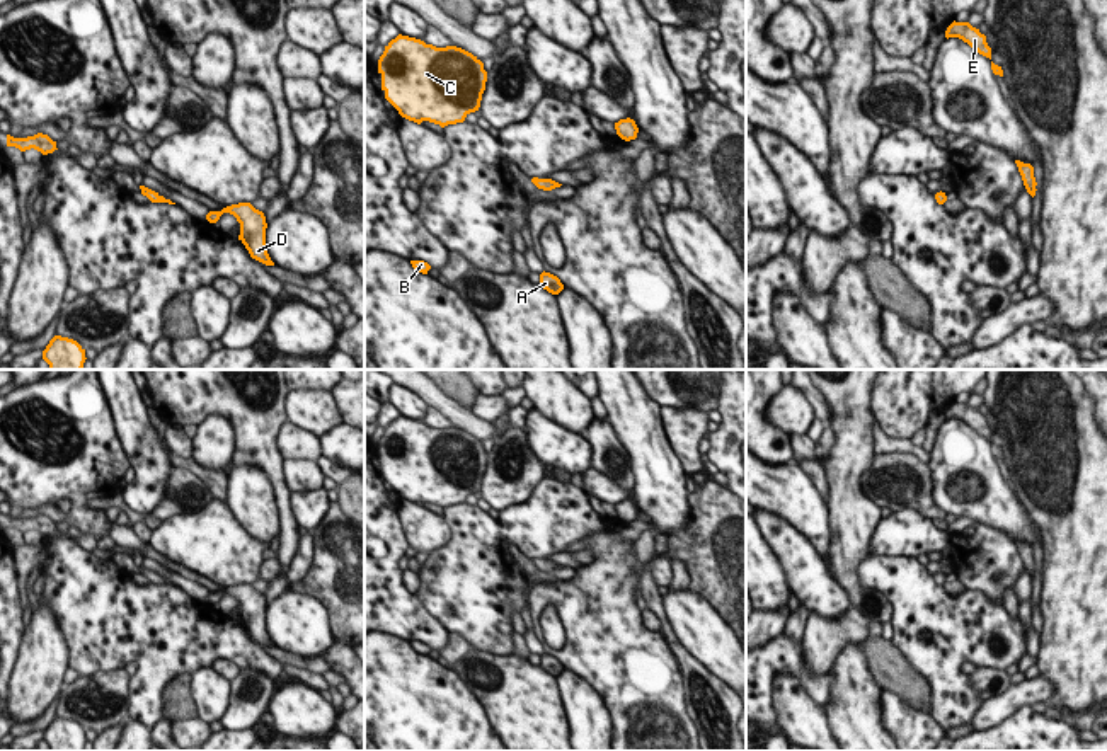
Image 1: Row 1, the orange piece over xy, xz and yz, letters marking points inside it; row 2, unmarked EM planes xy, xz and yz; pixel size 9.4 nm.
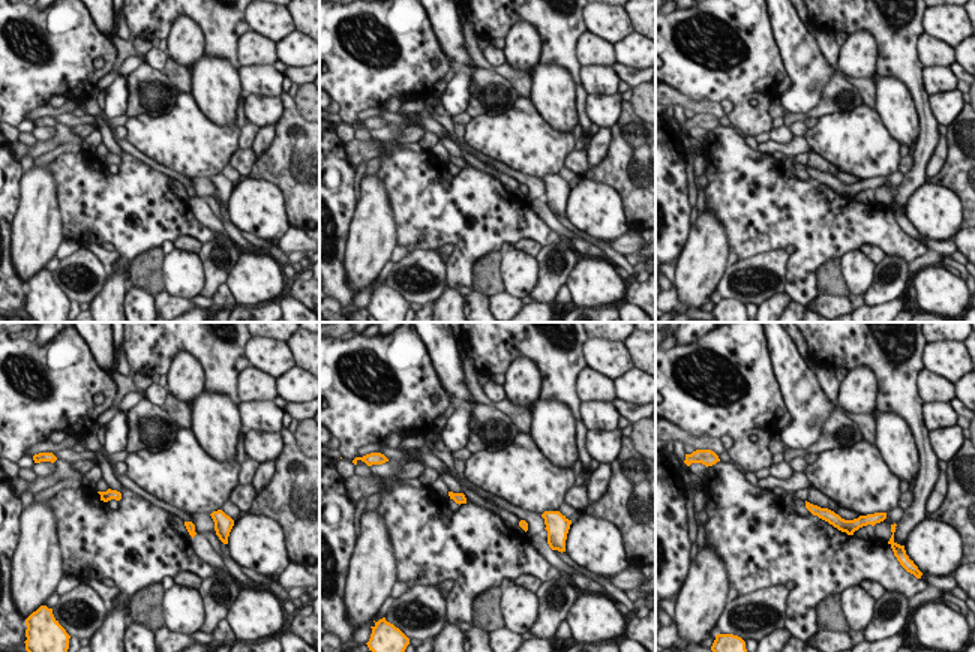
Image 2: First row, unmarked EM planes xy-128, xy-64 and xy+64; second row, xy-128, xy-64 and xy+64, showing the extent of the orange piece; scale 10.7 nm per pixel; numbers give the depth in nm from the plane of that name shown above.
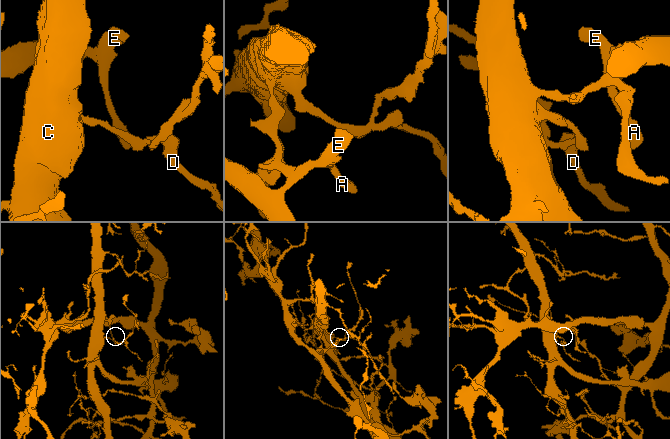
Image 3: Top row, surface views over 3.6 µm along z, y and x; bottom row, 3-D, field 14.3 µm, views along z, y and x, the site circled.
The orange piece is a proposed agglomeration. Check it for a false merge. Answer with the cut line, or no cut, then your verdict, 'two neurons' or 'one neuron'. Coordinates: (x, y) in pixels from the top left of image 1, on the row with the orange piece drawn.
no cut; one neuron

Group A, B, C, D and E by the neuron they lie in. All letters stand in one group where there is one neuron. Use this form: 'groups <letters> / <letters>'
groups A B C D E

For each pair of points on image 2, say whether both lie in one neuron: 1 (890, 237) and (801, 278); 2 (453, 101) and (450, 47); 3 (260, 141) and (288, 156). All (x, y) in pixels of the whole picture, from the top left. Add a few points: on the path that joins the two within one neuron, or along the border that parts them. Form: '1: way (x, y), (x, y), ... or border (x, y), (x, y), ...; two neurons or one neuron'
1: way (866, 234), (837, 234), (818, 254); one neuron
2: way (458, 87), (459, 60); one neuron
3: border (275, 126), (272, 144), (257, 159); two neurons

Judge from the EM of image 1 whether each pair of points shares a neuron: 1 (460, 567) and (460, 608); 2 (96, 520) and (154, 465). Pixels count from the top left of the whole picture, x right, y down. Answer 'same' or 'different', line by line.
1: same
2: different

